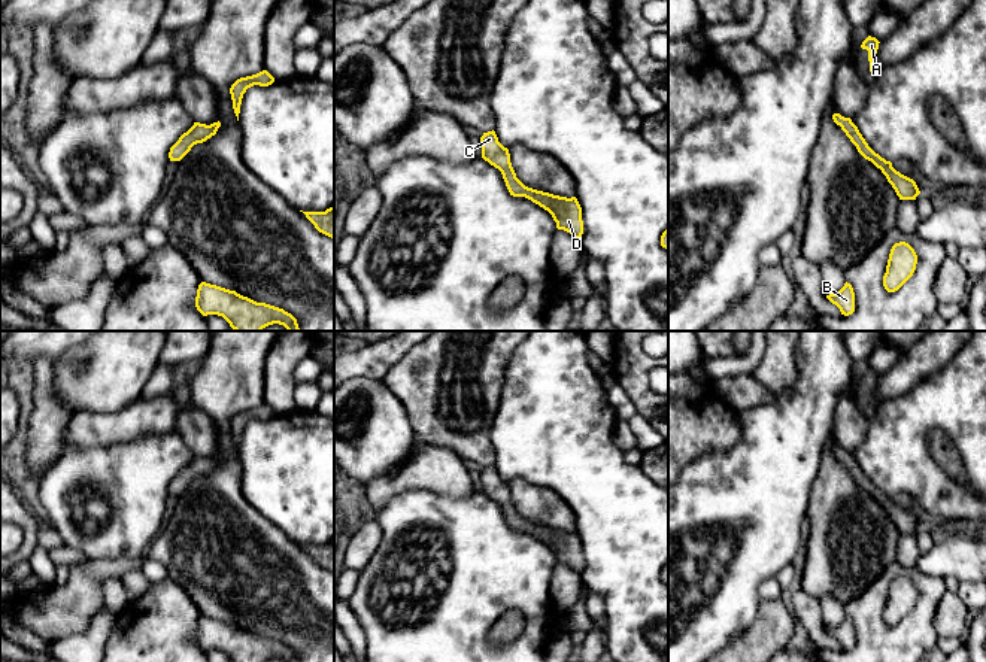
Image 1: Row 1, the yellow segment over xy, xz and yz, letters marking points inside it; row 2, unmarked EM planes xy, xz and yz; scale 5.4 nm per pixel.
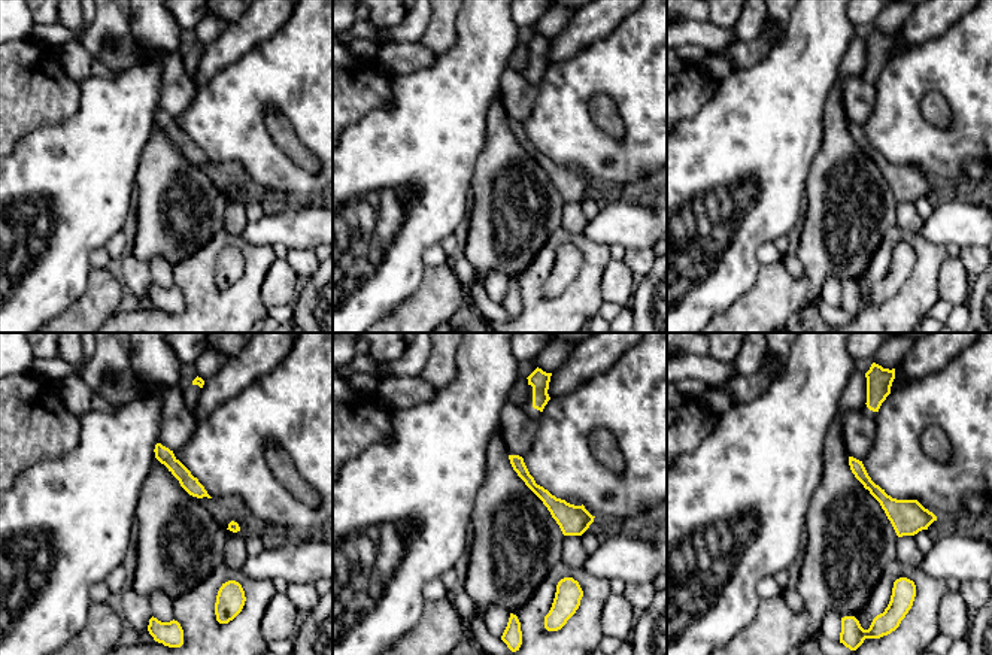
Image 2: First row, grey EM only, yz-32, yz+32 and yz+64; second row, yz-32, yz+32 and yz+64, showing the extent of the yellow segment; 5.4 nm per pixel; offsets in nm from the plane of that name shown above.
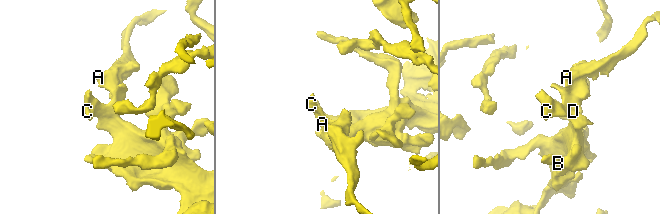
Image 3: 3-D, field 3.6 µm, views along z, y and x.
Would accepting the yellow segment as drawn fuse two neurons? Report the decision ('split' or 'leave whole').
leave whole

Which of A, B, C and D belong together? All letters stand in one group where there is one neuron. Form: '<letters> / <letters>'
A B C D

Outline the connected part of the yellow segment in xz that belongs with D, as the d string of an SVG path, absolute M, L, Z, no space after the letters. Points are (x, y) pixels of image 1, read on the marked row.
M495 131L483 133L480 137L482 158L498 168L506 186L513 197L525 197L547 210L558 230L570 233L580 240L583 234L582 207L576 197L567 198L525 186L518 177L510 163L509 149L504 148Z

